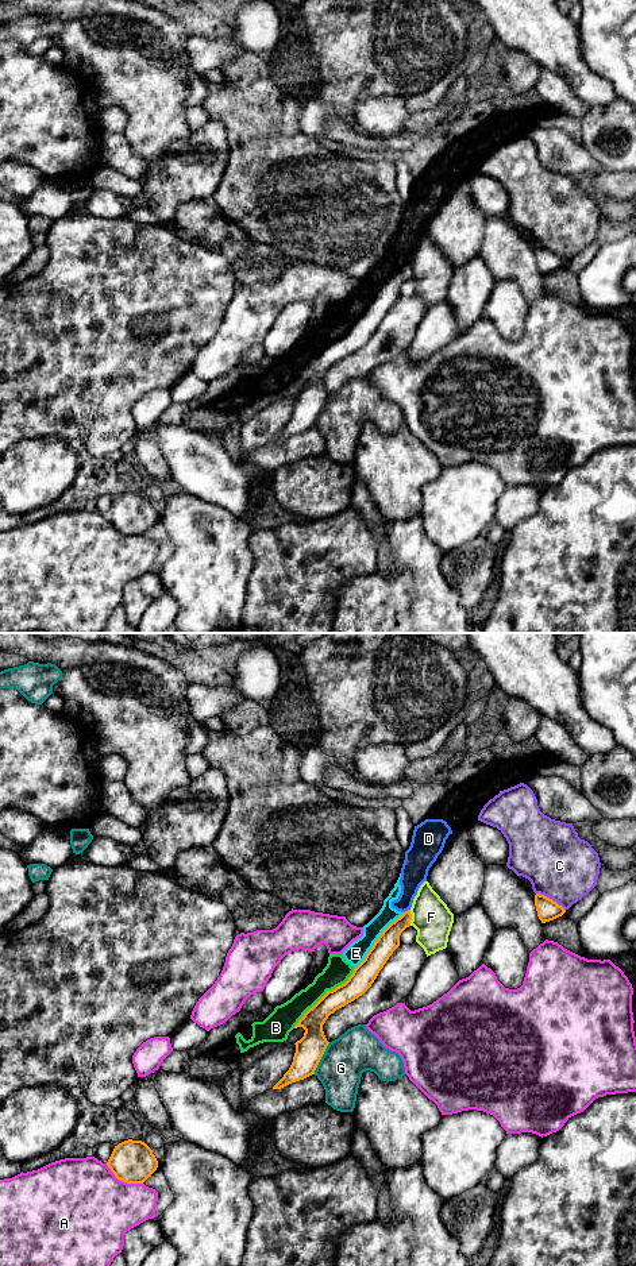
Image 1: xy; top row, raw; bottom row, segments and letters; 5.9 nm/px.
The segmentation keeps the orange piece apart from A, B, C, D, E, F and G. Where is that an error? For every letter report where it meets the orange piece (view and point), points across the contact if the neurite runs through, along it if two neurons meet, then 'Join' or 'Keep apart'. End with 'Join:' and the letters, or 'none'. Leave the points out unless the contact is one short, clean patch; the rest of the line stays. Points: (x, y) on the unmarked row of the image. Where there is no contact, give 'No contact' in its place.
A: Touches orange at xy (123, 533). Keep apart
B: Touches orange at xy (326, 346). Keep apart
C: Touches orange at xy (551, 251). Keep apart
D: Touches orange at xy (405, 263). Boundary: xy (409, 261), (403, 265). Keep apart
E: Touches orange at xy (377, 292). Boundary: xy (403, 265), (382, 284), (355, 320). Keep apart
F: Touches orange at xy (411, 270). Keep apart
G: Touches orange at xy (320, 410). Keep apart
Join: none

